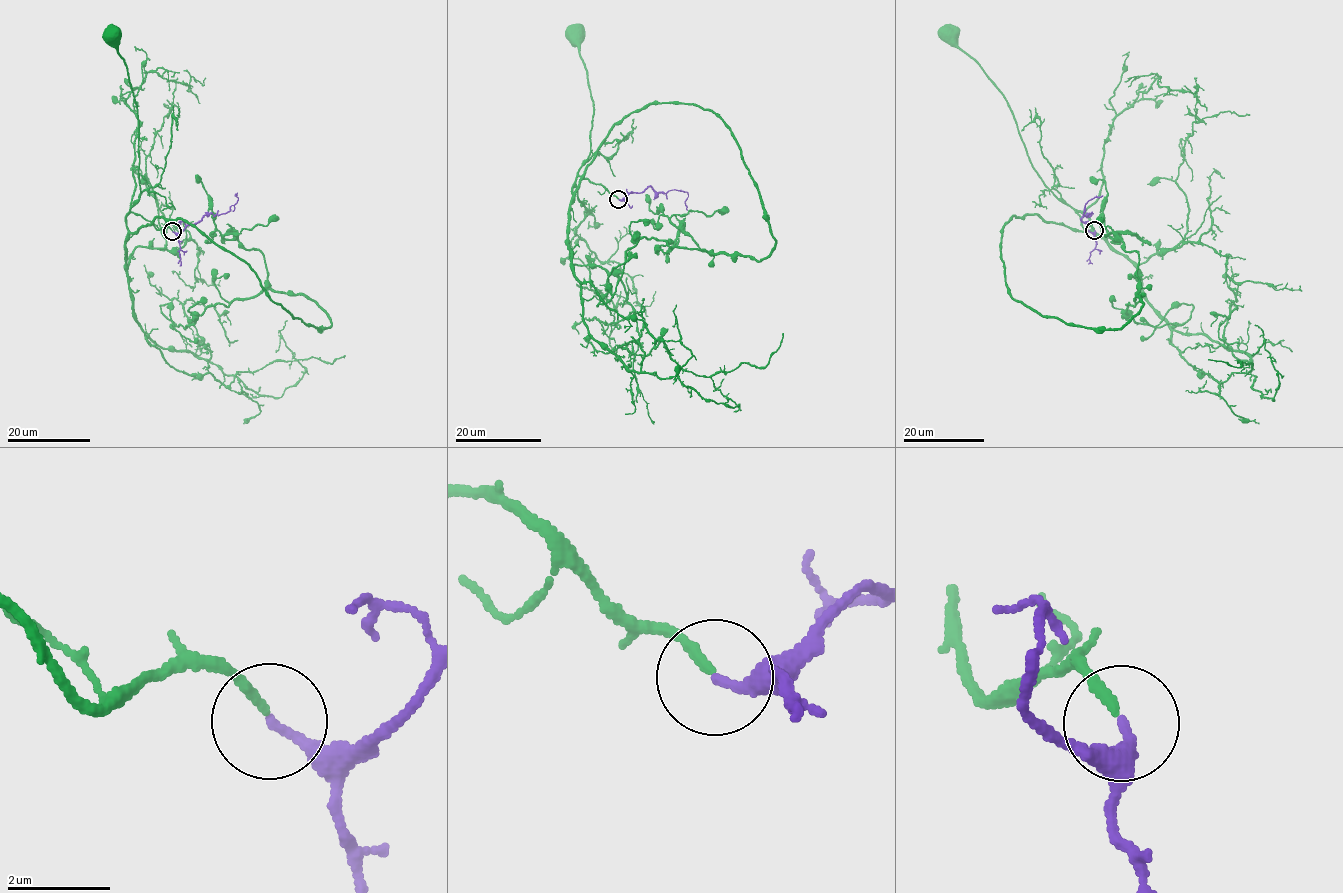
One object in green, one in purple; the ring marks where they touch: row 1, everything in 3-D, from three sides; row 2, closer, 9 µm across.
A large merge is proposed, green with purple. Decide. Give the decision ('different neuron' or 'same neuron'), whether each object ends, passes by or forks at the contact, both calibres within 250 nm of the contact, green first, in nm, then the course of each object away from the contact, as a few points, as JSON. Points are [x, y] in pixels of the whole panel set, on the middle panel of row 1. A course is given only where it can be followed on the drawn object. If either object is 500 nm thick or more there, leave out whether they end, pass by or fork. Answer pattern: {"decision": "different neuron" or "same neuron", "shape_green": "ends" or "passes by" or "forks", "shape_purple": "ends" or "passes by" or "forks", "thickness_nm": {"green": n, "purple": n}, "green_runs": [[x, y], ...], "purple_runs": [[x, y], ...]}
{"decision": "same neuron", "shape_green": "ends", "shape_purple": "ends", "thickness_nm": {"green": 190, "purple": 190}, "green_runs": [[618, 199], [604, 187], [577, 174], [590, 153], [594, 103], [587, 70], [580, 56], [580, 41], [576, 36]], "purple_runs": [[618, 199], [632, 191], [642, 192], [649, 187], [666, 193], [679, 190], [687, 193], [684, 202], [687, 210]]}

